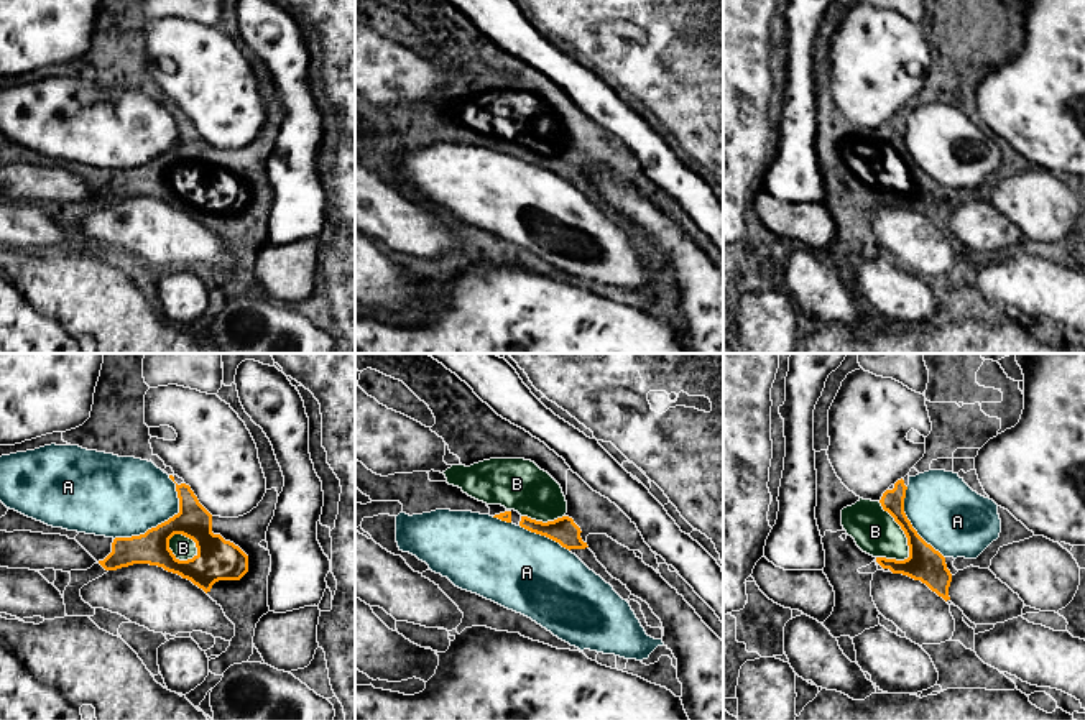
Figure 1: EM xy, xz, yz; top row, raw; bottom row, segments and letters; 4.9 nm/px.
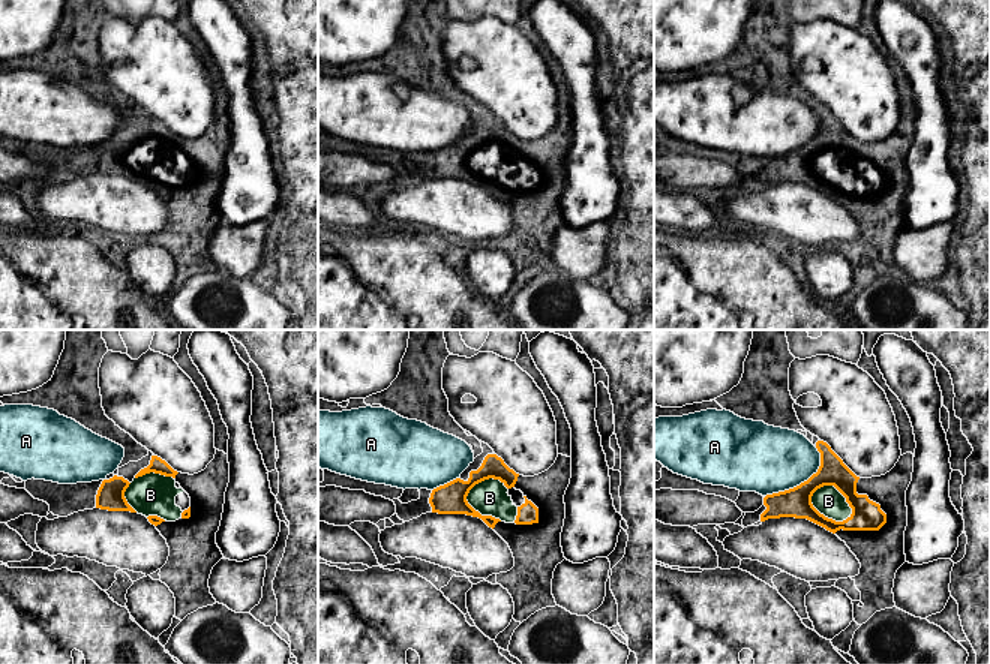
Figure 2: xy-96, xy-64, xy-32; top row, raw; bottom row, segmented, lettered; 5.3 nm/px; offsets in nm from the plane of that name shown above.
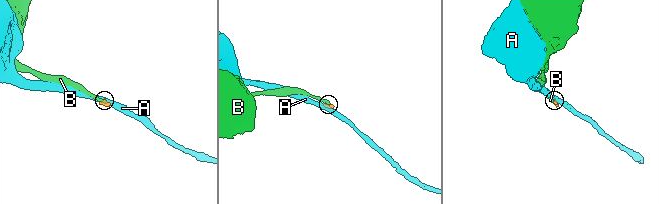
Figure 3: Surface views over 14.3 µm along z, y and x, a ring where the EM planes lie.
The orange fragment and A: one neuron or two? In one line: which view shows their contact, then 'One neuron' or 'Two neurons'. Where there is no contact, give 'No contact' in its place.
Touches orange in xy. Two neurons

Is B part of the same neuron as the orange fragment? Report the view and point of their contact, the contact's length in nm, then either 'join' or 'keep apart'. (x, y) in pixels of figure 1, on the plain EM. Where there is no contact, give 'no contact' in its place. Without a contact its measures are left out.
yz (903, 161) | 320 nm | join

